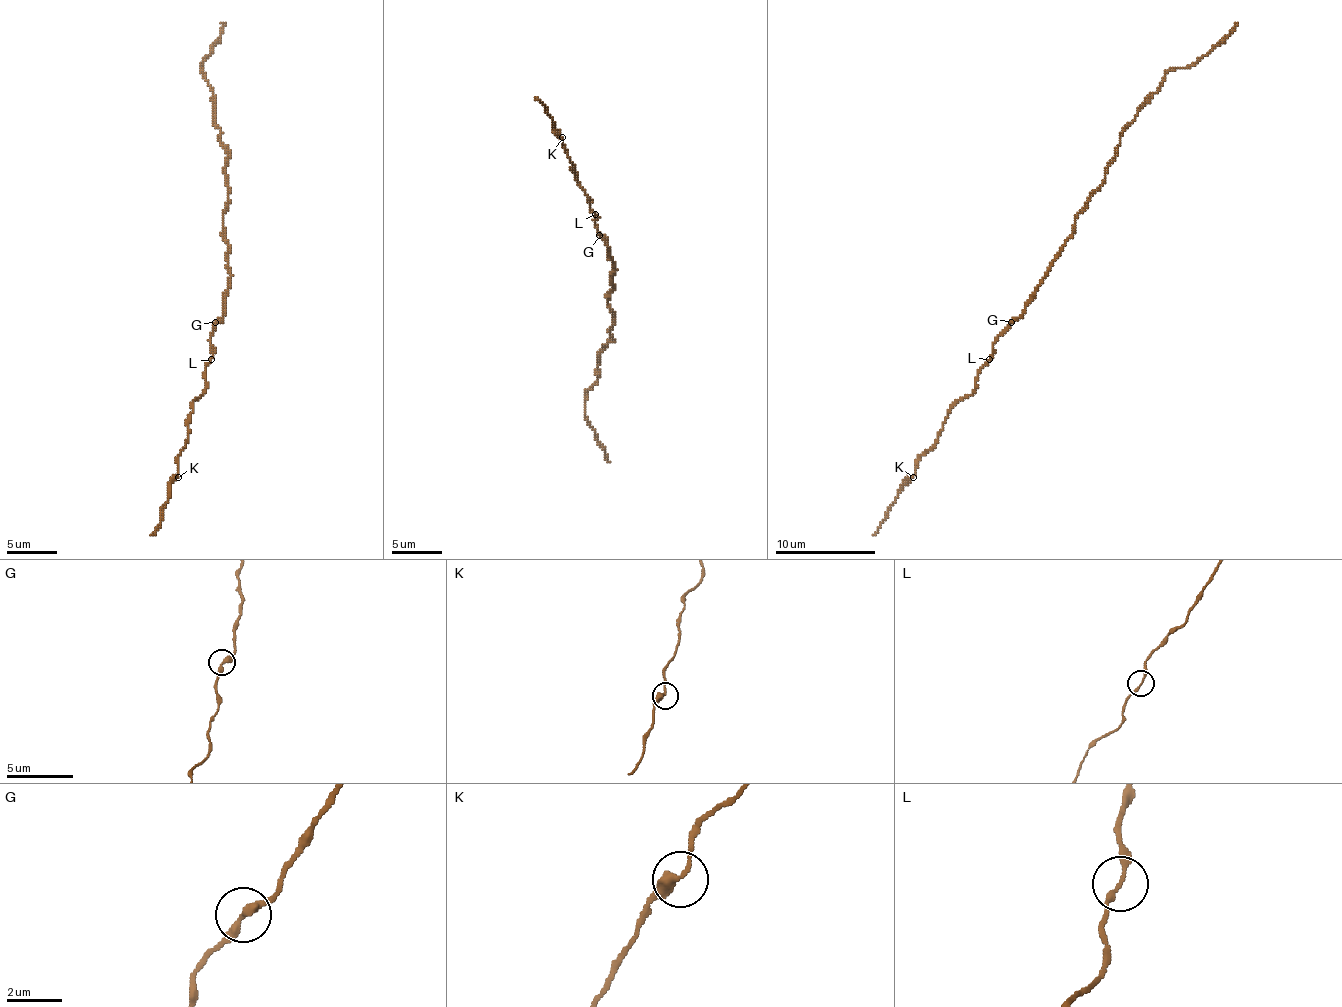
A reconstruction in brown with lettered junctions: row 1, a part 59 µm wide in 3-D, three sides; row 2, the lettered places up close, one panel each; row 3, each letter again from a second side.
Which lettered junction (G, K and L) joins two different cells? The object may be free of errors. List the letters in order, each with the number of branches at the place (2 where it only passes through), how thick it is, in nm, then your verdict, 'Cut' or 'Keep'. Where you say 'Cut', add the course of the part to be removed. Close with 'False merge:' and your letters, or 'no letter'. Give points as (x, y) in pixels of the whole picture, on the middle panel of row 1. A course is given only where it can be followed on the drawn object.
G: Branches: 2. Thickness 320 nm. Cut. Course of the part to remove: (600, 235), (615, 270), (607, 297), (612, 339), (605, 344), (597, 379), (587, 392), (585, 414), (610, 462)
K: Branches: 2. Thickness 320 nm. Keep
L: Branches: 2. Thickness 170 nm. Keep
False merge: G

